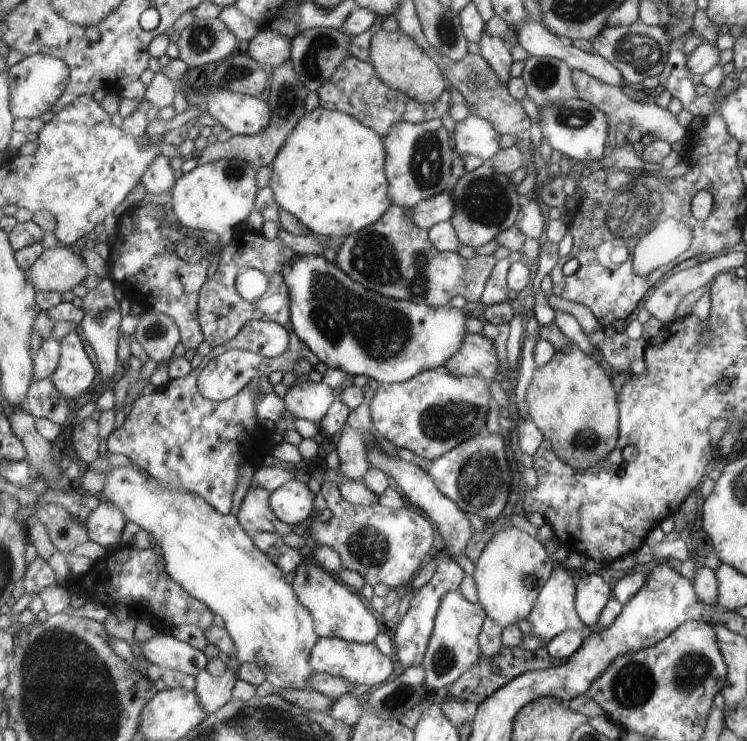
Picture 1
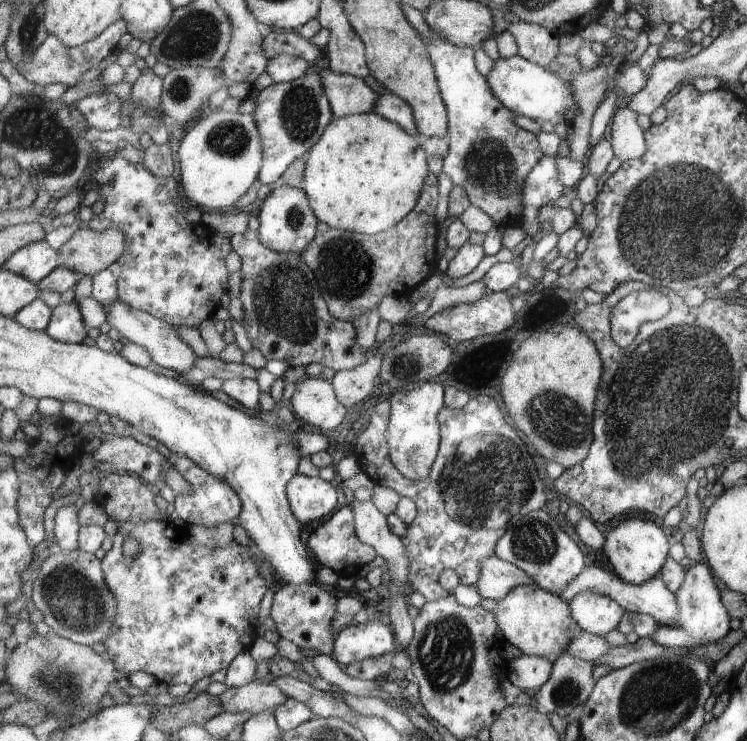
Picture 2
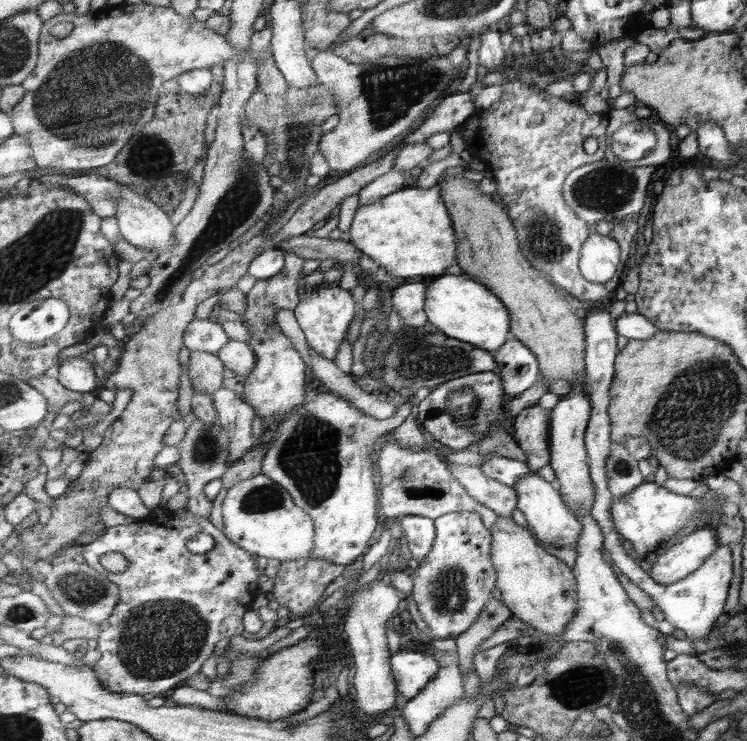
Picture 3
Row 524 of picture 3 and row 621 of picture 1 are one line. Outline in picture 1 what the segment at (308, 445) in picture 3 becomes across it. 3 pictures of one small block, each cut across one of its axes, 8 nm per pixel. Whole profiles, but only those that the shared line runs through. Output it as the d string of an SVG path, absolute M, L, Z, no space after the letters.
M309 558L296 571L292 586L299 602L311 612L320 638L338 637L347 642L373 643L381 632L377 616L367 608L367 604L357 592L351 592L351 588L342 581L335 580L336 577L323 570L321 564Z

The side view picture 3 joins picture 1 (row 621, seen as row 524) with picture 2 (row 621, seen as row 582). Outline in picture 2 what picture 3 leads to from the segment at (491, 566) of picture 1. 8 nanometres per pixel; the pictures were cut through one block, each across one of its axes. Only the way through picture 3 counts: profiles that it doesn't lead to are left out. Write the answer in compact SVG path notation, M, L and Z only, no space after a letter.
M537 582L519 584L499 602L494 613L504 640L519 648L523 655L547 658L555 663L565 655L569 644L581 634L579 624L571 614L570 602L545 591Z

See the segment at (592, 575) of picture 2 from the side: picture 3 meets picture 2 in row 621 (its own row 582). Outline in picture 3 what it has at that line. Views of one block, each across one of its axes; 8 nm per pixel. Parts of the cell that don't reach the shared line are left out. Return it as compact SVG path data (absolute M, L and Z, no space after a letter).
M697 530L678 544L674 544L672 548L657 555L650 576L658 584L674 584L697 571L719 546L713 530Z

